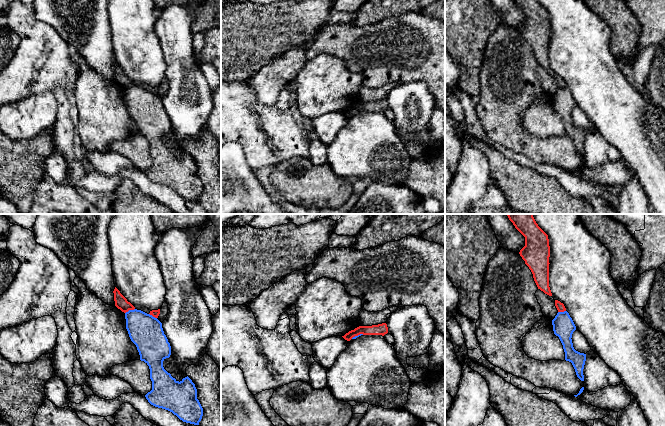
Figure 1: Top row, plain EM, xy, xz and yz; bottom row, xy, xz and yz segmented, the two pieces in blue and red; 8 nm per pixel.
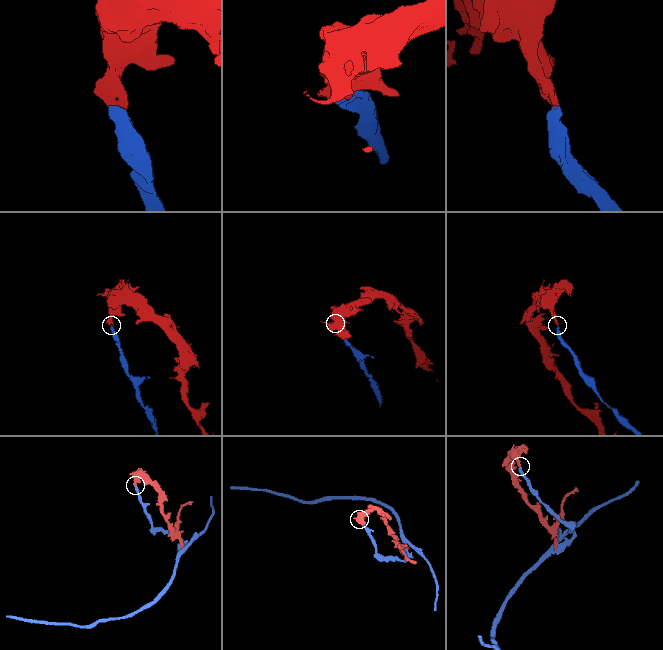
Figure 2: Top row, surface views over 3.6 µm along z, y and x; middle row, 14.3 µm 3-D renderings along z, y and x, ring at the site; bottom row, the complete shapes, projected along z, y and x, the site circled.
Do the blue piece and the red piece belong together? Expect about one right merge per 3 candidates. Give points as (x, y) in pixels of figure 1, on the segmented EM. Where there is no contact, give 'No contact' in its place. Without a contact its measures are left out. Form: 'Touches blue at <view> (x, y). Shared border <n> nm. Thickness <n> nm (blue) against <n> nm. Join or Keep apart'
Touches blue at xy (129, 310). Shared border 90 nm. Thickness 280 nm (blue) against 100 nm. Keep apart

